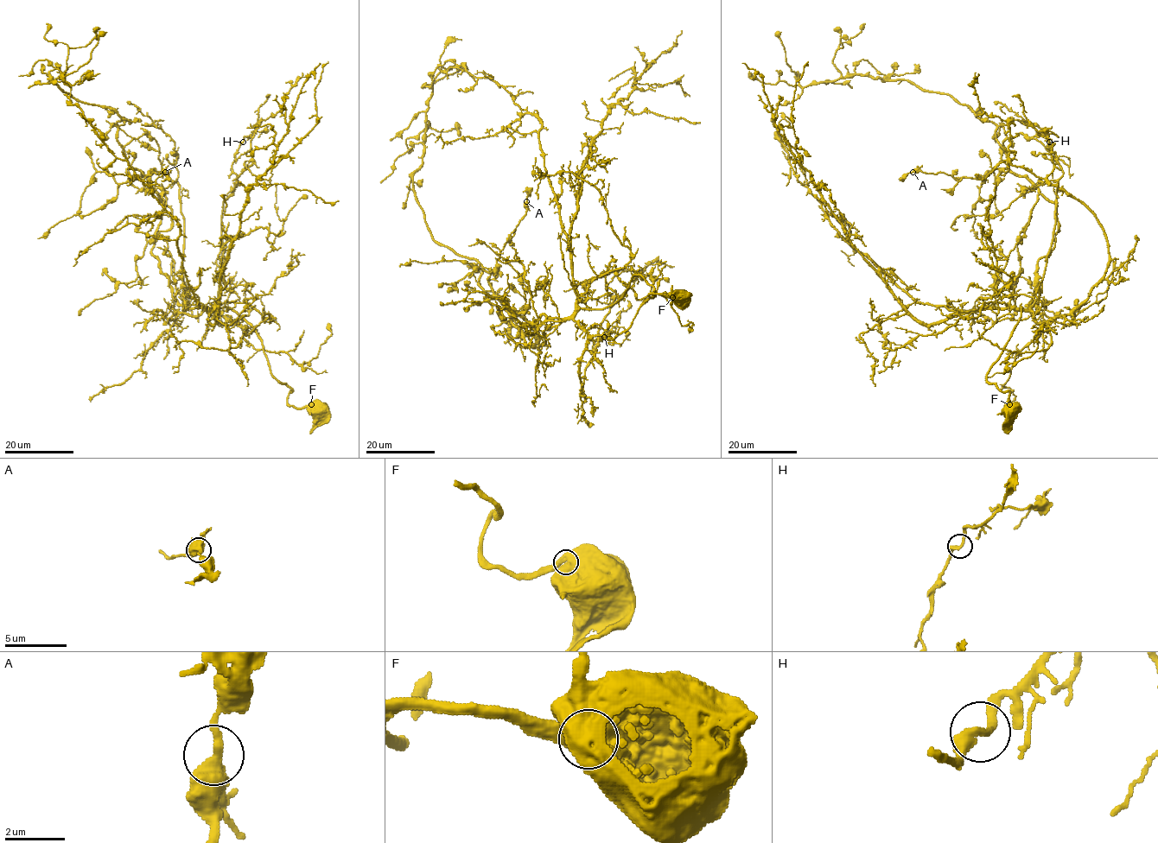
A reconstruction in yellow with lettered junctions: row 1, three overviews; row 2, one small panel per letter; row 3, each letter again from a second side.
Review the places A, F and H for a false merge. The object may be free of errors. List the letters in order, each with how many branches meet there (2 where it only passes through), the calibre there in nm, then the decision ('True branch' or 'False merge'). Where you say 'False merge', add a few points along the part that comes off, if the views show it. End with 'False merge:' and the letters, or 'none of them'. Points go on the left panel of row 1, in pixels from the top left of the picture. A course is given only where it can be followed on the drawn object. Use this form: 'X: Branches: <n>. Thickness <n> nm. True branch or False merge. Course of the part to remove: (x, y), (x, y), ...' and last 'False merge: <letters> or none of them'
A: Branches: 2. Thickness 440 nm. True branch
F: Branches: 1. Thickness 1100 nm. True branch
H: Branches: 2. Thickness 320 nm. True branch
False merge: none of them

